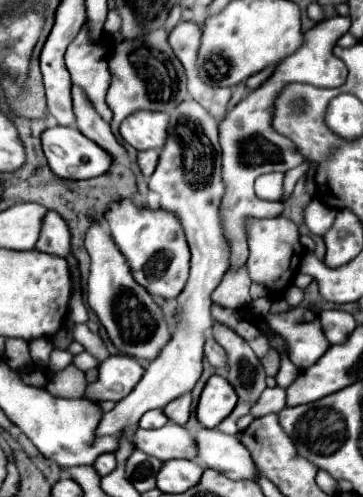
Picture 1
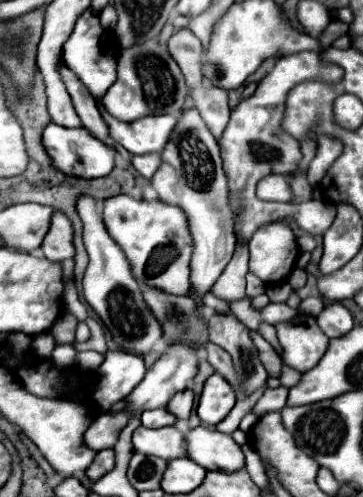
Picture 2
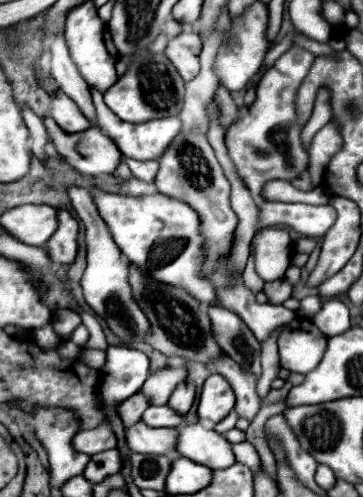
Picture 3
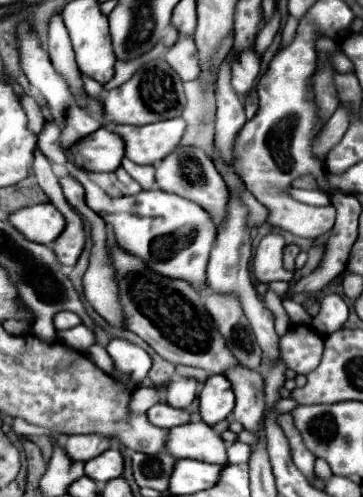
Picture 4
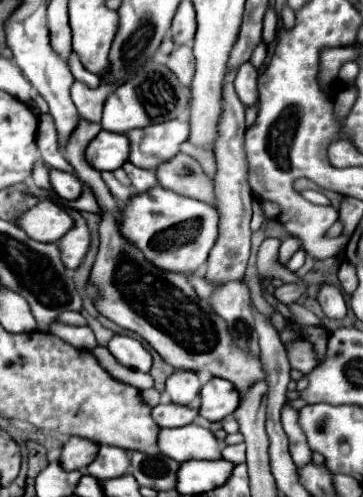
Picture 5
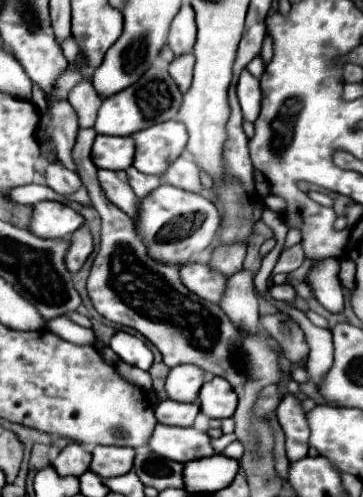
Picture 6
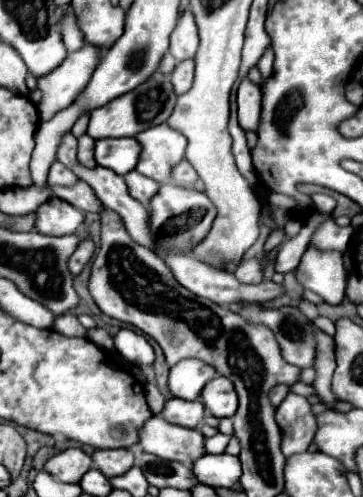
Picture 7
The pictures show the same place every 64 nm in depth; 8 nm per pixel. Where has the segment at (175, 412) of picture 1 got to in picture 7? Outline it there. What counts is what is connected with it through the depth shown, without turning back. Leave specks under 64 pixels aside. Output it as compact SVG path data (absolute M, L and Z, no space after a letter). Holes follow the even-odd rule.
M186 358L180 360L180 364L170 368L170 392L176 398L184 400L196 400L202 388L212 380L212 376L218 376L214 368L204 364L198 358Z

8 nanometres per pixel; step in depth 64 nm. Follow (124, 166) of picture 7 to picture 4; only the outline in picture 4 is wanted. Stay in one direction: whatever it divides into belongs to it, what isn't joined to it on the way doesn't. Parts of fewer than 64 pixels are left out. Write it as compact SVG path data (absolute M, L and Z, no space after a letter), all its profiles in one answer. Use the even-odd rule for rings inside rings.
M100 128L80 140L80 144L72 148L70 158L86 172L114 172L124 158L124 140L116 132Z

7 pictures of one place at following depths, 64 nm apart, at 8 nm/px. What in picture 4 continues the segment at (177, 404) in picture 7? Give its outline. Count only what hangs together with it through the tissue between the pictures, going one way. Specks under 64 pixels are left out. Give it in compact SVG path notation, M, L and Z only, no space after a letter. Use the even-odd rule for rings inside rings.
M156 404L148 410L148 418L152 424L166 430L166 428L174 428L180 424L188 424L192 420L192 414L188 410L172 408L170 404Z

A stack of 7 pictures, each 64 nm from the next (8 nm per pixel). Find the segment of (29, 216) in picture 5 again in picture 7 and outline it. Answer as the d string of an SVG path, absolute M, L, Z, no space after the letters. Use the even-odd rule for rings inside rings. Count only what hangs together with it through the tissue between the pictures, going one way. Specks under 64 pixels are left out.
M56 196L48 198L38 210L36 210L36 232L52 234L52 236L64 236L74 234L78 226L84 222L84 214L68 204L66 200L60 200Z

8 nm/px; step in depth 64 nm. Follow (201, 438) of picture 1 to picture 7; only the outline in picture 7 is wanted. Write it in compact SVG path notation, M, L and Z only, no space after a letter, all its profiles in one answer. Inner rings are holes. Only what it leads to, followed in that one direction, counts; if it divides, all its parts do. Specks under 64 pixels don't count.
M152 416L144 422L138 432L138 444L148 454L188 466L204 456L204 436L198 430L170 424L162 416Z

